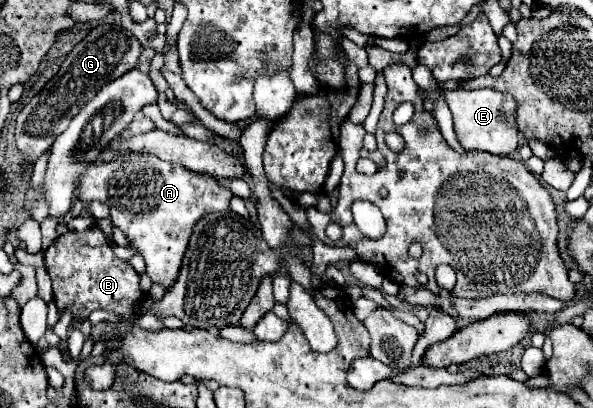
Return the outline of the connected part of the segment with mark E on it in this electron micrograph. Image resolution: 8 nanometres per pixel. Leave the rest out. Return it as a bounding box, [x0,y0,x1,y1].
[444,88,518,156]

